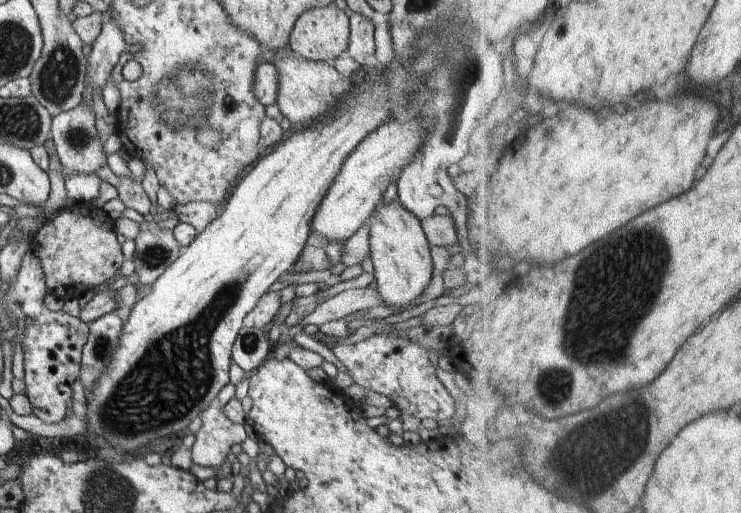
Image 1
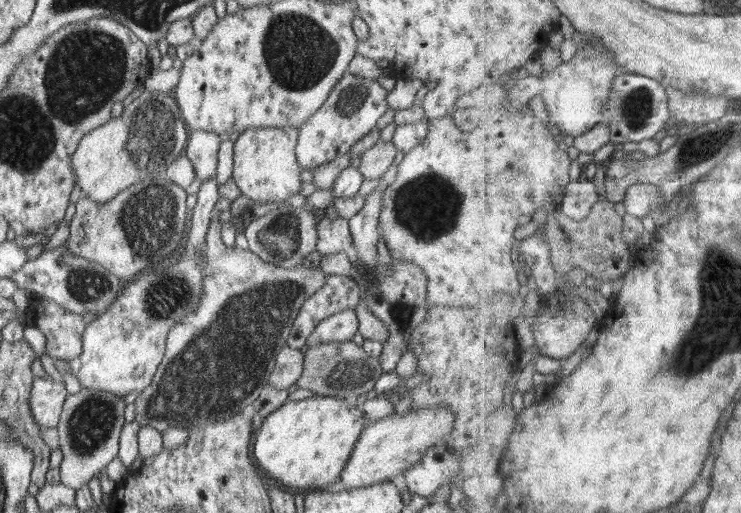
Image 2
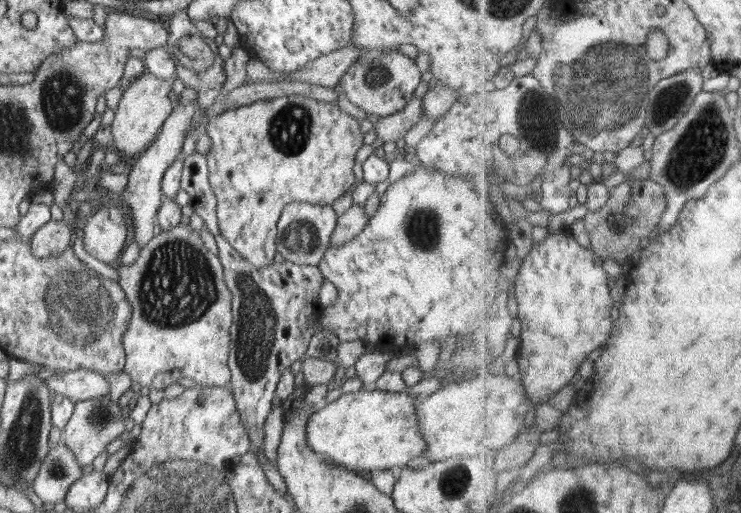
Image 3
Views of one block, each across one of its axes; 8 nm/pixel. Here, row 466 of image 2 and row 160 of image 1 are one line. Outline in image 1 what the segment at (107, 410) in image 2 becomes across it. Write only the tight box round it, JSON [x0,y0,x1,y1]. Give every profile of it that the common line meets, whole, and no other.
[51,102,108,173]

